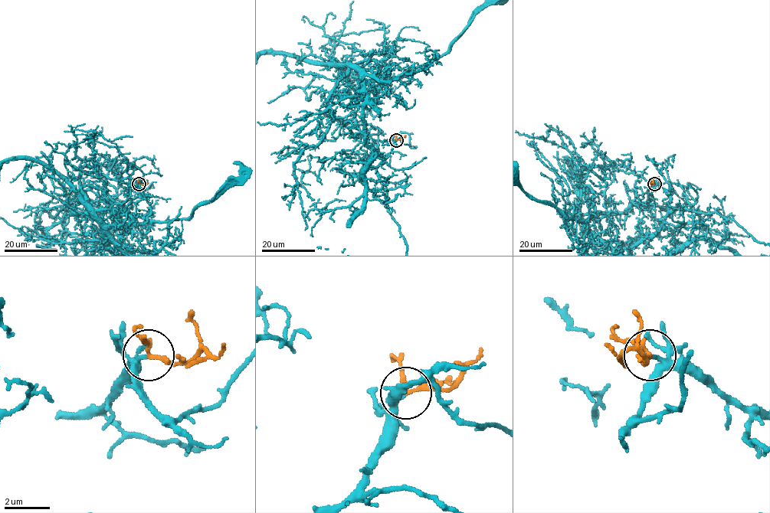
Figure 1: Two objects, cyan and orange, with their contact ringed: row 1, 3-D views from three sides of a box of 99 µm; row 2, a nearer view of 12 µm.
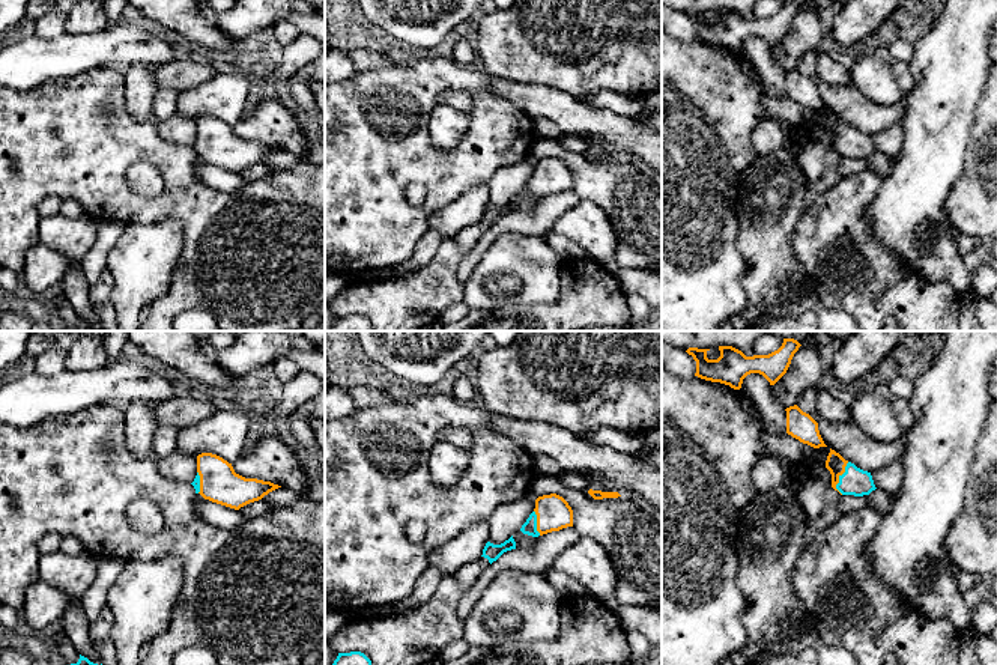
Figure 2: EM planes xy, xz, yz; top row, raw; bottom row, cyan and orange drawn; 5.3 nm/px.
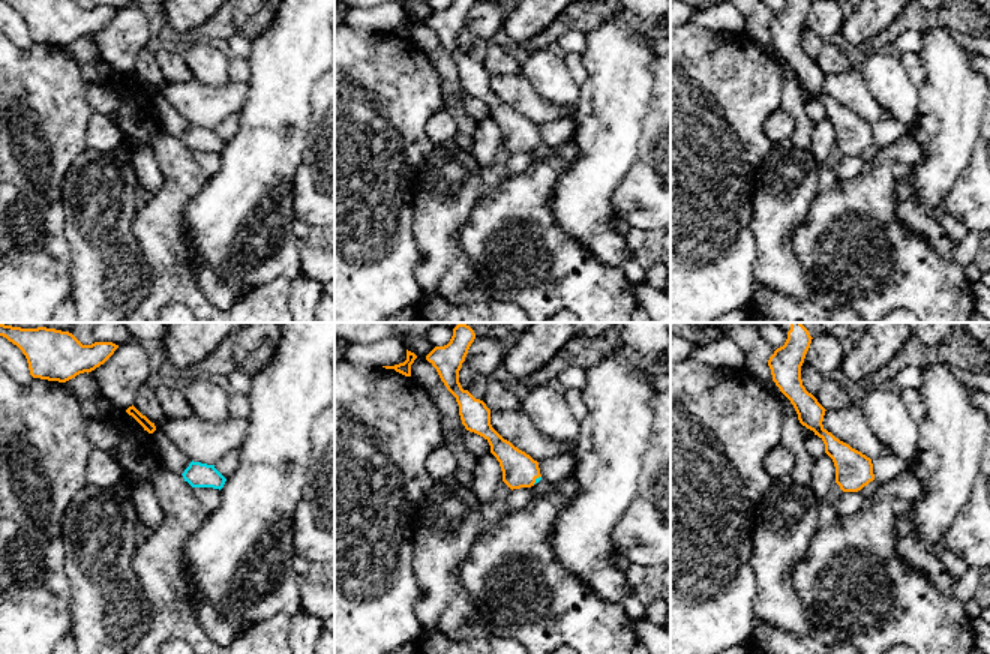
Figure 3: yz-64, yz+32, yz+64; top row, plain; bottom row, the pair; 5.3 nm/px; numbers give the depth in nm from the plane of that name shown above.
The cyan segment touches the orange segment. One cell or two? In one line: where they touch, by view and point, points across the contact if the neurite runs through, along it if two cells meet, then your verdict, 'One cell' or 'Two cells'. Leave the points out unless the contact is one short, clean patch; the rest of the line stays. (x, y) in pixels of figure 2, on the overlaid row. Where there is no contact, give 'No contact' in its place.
Touches cyan at yz (839, 479). Path across: yz (856, 482), (839, 479), (839, 468), (835, 464). One cell

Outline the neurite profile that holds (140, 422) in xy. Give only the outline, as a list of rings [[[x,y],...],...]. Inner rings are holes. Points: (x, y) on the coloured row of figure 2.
[[[132,402],[125,408],[126,447],[140,459],[152,451],[152,439],[158,429],[155,409],[159,403]]]

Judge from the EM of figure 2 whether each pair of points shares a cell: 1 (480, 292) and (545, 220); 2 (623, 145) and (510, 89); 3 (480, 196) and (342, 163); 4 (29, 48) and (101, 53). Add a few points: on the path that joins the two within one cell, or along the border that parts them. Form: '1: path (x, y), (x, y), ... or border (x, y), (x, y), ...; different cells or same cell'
1: border (543, 235), (503, 232), (495, 239); different cells
2: path (594, 125), (572, 116), (558, 106), (539, 101); same cell
3: border (486, 184), (469, 187), (435, 212); different cells
4: path (47, 53), (83, 53); same cell

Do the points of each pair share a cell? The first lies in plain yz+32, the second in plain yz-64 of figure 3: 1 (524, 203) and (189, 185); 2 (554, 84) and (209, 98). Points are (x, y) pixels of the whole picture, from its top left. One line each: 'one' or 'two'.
1: one
2: two

